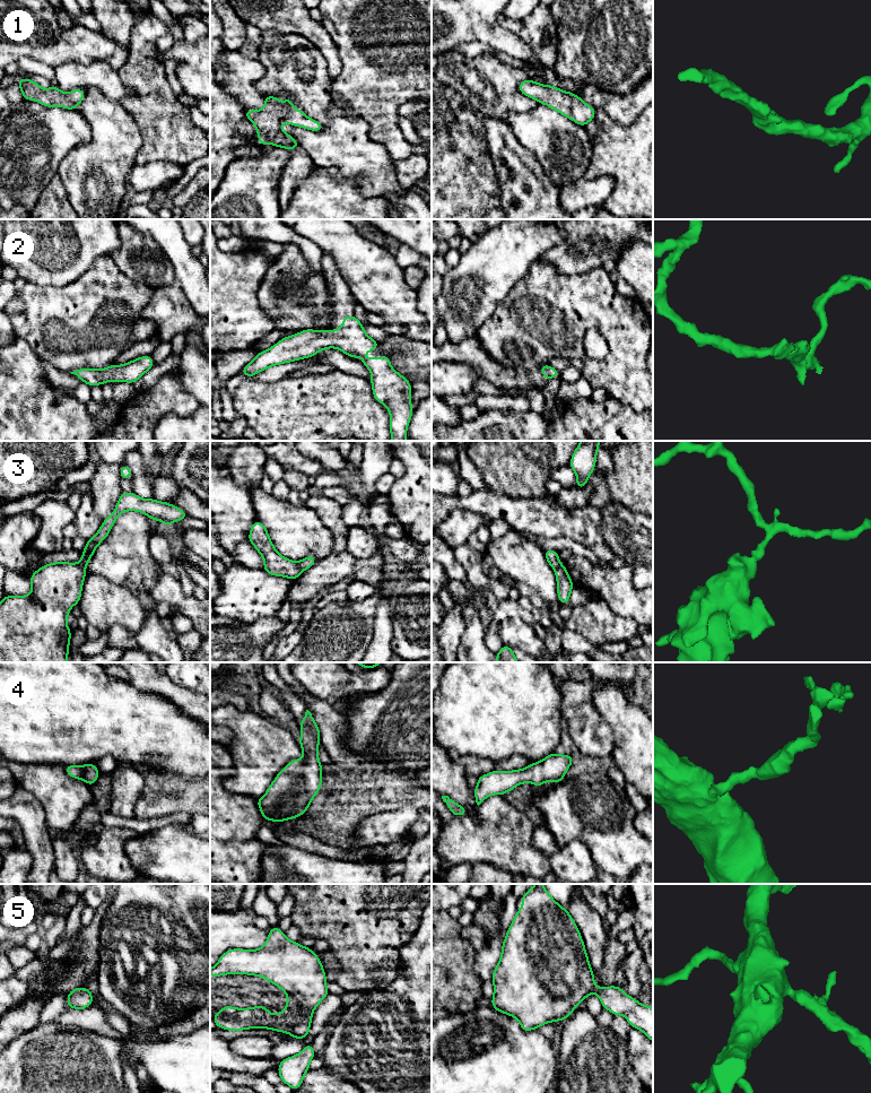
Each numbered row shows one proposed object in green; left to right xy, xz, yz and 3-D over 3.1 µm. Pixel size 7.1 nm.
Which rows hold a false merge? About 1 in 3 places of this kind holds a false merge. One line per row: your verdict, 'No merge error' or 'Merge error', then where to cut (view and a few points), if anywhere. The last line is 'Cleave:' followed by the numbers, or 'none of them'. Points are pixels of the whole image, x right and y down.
1: No merge error. No split
2: No merge error. No split
3: Merge error. Split along xz (296, 562), (303, 570)
4: No merge error. No split
5: No merge error. No split
Cleave: 3

